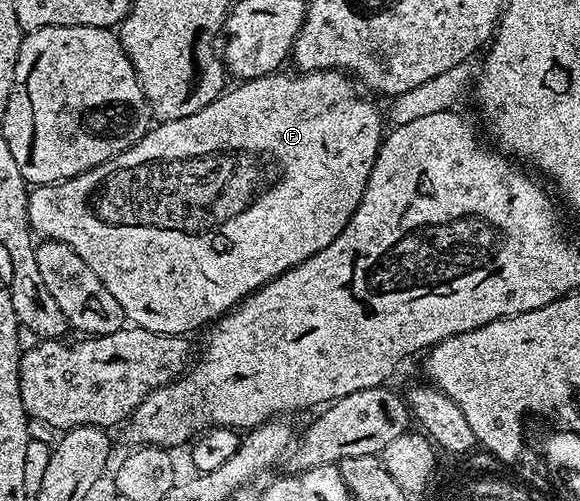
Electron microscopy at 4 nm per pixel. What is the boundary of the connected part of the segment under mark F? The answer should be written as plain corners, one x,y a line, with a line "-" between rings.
314,69
296,75
300,77
291,77
284,72
277,71
268,77
256,77
253,81
237,84
237,89
229,88
202,107
202,111
194,111
194,115
153,124
148,134
134,143
134,147
122,151
122,155
114,155
114,159
90,171
82,171
82,175
74,175
74,179
35,186
28,194
28,214
33,234
50,241
61,241
73,249
82,263
86,263
86,267
102,279
106,291
118,299
121,314
132,320
129,322
150,323
151,328
157,331
171,331
177,335
188,335
191,329
203,330
211,326
213,321
232,312
244,298
261,289
267,281
272,281
290,267
322,251
322,247
330,247
330,243
334,243
366,191
374,159
386,136
386,121
384,125
379,107
371,101
371,96
362,92
361,86
349,74
339,69

